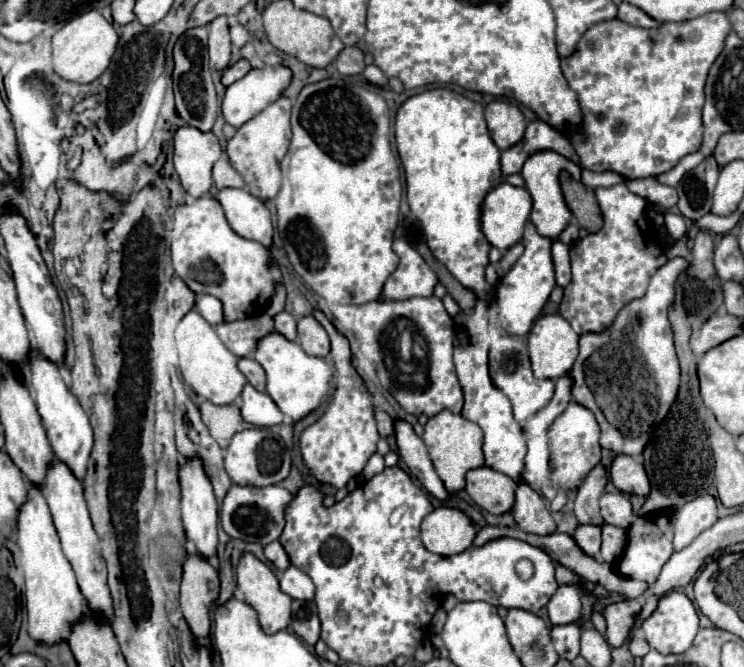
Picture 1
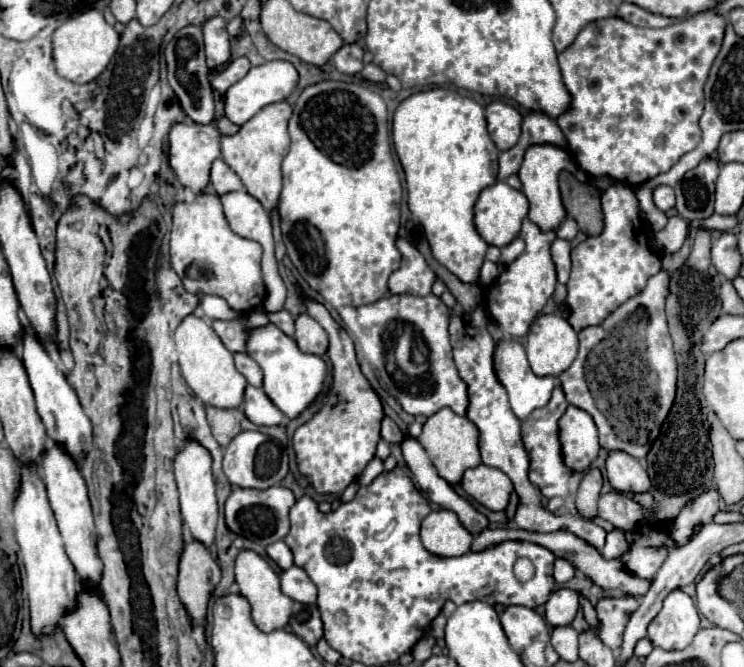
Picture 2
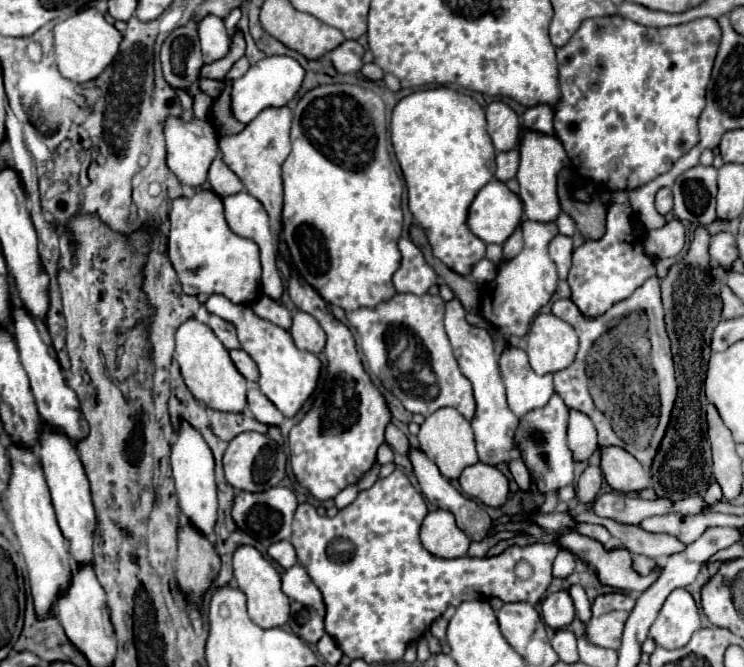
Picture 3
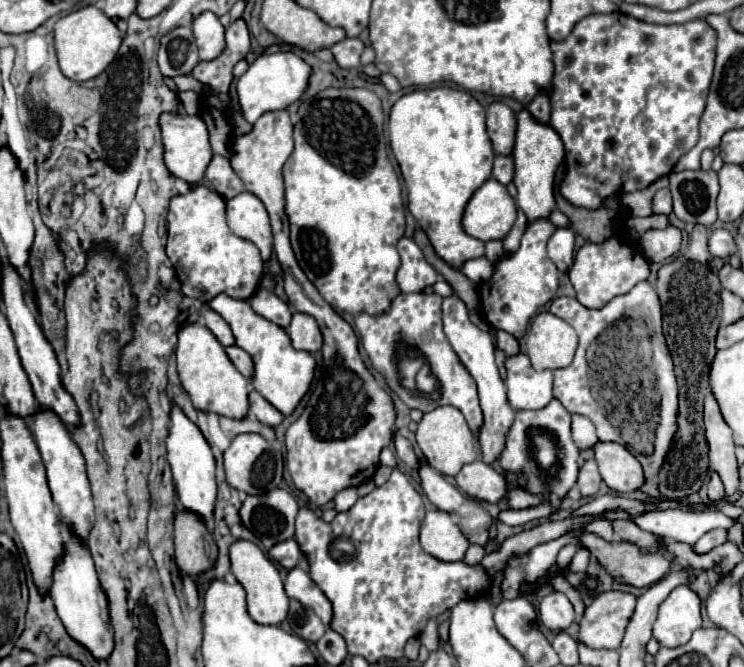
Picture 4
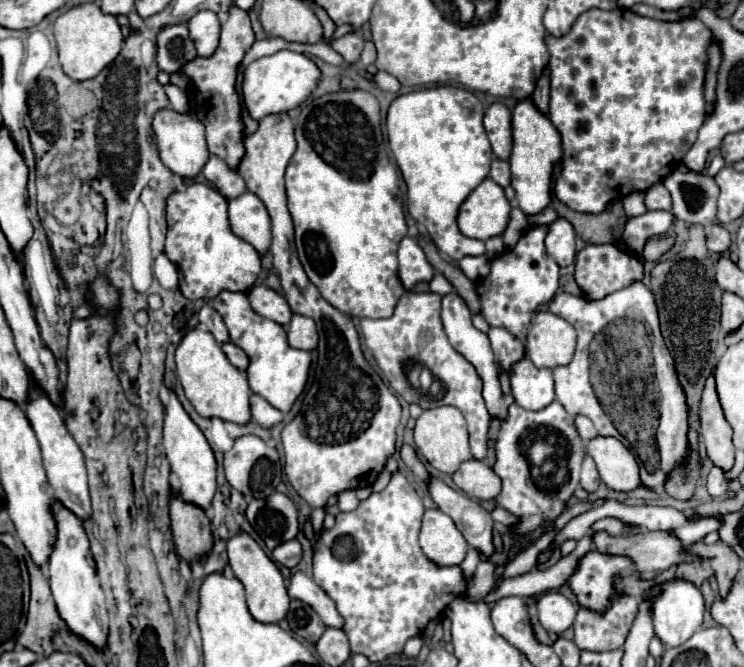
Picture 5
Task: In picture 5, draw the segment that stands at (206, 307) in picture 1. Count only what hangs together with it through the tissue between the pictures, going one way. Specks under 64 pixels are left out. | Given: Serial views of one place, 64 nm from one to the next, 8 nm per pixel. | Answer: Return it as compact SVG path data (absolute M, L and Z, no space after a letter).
M220 292L210 302L210 306L216 308L216 312L224 318L228 332L230 332L230 340L236 346L240 346L250 358L250 366L246 370L250 390L254 394L262 396L264 400L268 400L280 412L288 412L290 406L294 404L294 400L300 396L300 392L306 386L310 354L306 350L292 348L288 344L286 332L280 324L252 312L252 308L248 304L248 296L244 292Z

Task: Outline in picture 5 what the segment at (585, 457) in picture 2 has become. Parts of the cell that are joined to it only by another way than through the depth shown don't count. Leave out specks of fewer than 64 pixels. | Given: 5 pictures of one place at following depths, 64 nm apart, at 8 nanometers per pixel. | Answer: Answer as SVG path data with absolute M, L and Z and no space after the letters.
M576 416L576 428L578 428L582 440L586 440L586 442L598 434L594 424L592 424L592 420L588 420L586 416Z

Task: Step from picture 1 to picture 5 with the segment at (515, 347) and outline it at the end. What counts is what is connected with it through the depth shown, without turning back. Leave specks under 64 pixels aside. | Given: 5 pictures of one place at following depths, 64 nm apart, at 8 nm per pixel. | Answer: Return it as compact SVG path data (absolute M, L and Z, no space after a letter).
M528 358L512 366L510 372L512 396L524 410L542 410L554 398L554 380L550 368L536 368Z

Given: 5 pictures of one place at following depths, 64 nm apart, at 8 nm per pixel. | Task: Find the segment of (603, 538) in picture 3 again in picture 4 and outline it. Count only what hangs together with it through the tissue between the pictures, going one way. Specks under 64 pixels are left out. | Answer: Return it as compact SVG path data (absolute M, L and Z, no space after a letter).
M594 520L594 522L590 522L584 530L602 536L602 538L608 540L608 542L614 540L614 528L612 528L612 522L610 522L610 520Z

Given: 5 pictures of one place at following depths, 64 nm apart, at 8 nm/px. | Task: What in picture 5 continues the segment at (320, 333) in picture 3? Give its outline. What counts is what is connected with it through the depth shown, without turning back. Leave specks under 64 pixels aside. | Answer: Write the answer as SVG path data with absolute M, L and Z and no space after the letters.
M294 314L294 316L292 316L292 322L288 324L286 334L288 334L290 346L300 348L300 350L314 350L316 344L318 344L316 324L314 324L314 320L308 318L308 316Z

